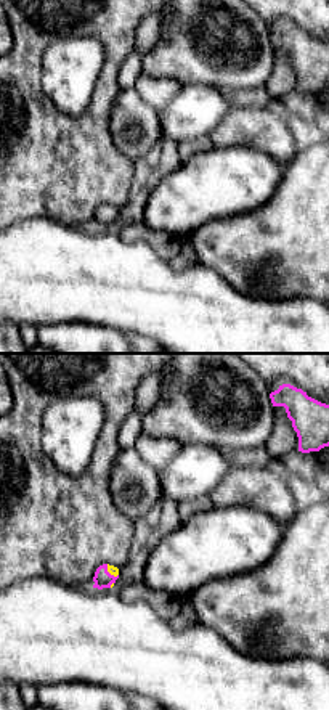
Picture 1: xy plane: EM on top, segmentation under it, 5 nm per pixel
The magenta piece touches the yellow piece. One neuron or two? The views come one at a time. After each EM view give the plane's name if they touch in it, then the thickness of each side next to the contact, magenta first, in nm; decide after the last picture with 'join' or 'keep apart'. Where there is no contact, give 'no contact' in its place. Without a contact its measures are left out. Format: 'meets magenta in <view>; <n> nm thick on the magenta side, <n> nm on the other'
meets magenta in xy; 90 nm thick on the magenta side, 50 nm on the other

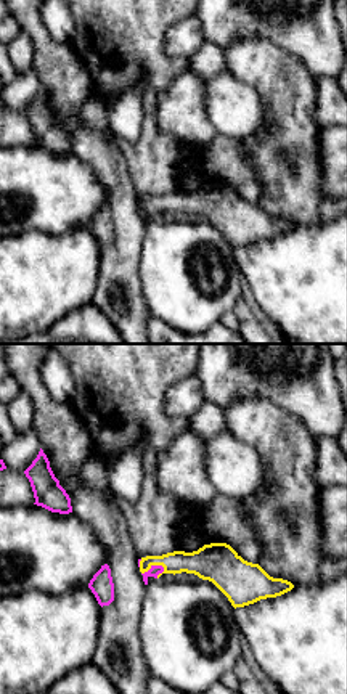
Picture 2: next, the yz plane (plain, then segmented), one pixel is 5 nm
meets magenta in yz; 60 nm thick on the magenta side, 140 nm on the other

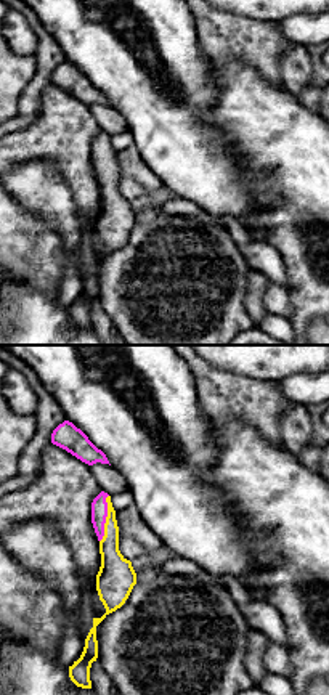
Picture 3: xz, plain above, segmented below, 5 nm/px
meets magenta in xz; 80 nm thick on the magenta side, 140 nm on the other

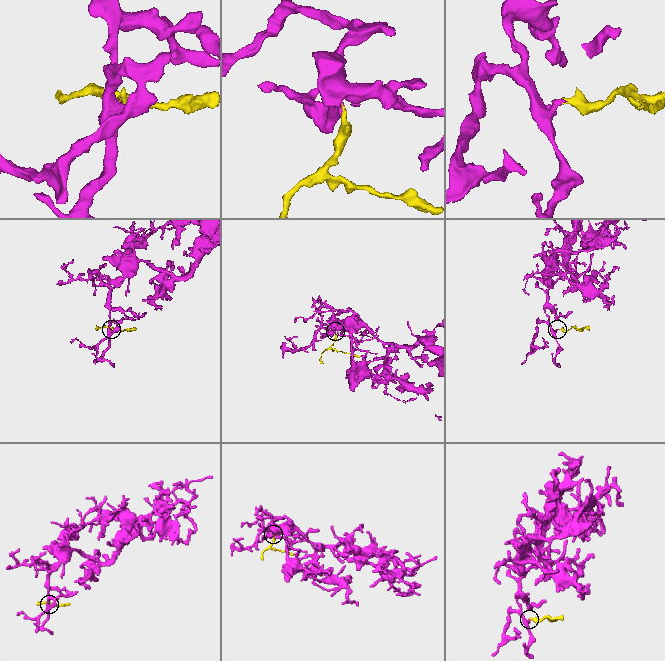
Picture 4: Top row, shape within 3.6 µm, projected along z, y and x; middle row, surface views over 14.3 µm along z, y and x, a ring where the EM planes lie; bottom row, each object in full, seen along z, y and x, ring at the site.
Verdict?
join

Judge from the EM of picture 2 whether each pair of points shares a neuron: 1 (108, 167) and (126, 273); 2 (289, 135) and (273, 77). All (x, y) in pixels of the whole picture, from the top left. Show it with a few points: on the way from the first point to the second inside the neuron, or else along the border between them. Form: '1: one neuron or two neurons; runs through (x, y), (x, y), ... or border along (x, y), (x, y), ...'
1: one neuron; runs through (121, 193), (126, 212), (126, 248)
2: one neuron; runs through (289, 121), (288, 92)

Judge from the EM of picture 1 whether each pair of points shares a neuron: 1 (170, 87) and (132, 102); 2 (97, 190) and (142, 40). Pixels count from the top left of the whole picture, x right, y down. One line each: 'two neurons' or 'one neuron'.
1: two neurons
2: two neurons

